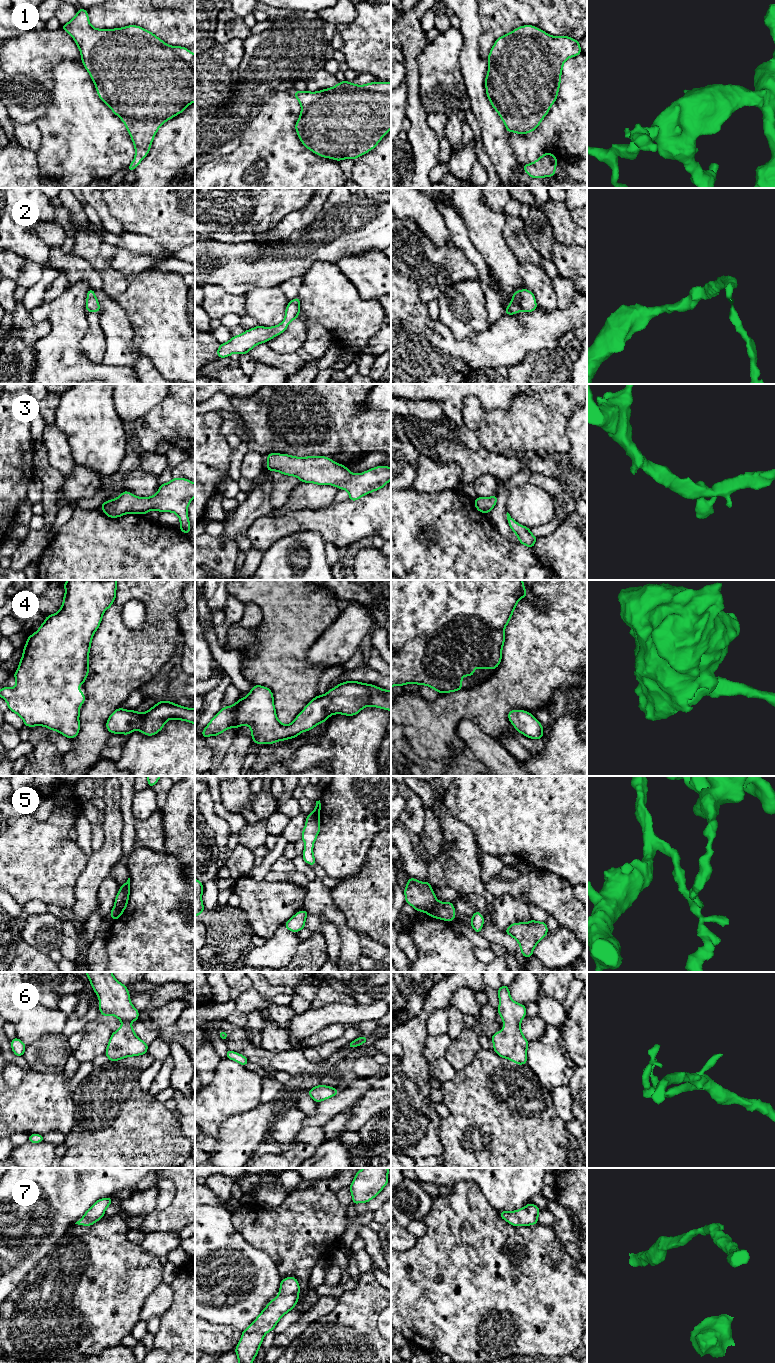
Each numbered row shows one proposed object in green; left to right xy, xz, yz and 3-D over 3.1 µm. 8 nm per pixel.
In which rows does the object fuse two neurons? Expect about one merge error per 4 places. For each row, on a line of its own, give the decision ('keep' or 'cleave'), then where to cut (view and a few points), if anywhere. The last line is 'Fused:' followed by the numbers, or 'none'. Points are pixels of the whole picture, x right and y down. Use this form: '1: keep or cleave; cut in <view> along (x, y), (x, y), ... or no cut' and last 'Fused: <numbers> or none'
1: keep; no cut
2: keep; no cut
3: keep; no cut
4: keep; no cut
5: cleave; cut in yz along (438, 901), (428, 913)
6: keep; no cut
7: keep; no cut
Fused: 5

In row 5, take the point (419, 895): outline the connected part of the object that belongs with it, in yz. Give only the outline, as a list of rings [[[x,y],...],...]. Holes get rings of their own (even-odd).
[[[409,878],[404,889],[405,902],[410,904],[416,911],[429,914],[438,903],[430,883],[419,882],[415,878]]]

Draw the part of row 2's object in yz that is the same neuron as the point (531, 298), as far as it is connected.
[[[523,289],[513,293],[512,301],[505,309],[504,314],[514,315],[519,311],[533,312],[536,309],[537,304],[534,294],[528,289]]]

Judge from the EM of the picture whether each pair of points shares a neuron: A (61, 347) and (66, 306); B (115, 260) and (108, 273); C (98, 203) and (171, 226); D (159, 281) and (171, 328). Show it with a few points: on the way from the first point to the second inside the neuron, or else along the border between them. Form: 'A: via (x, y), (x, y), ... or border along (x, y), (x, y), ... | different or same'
A: via (64, 337), (66, 333), (66, 316) | same
B: border along (100, 246), (100, 252), (105, 261), (125, 277) | different
C: border along (102, 198), (107, 210), (121, 223) | different
D: via (159, 293), (160, 316) | same

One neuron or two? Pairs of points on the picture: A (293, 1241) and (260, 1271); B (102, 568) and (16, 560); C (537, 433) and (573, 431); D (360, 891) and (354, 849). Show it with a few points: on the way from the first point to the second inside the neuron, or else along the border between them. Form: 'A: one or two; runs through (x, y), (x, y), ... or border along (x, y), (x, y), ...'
A: two; border along (252, 1246), (262, 1249), (273, 1260), (281, 1279)
B: two; border along (50, 542), (37, 560)
C: two; border along (575, 409), (566, 430), (570, 444), (567, 454)
D: two; border along (368, 852), (362, 868), (356, 874), (340, 880)

